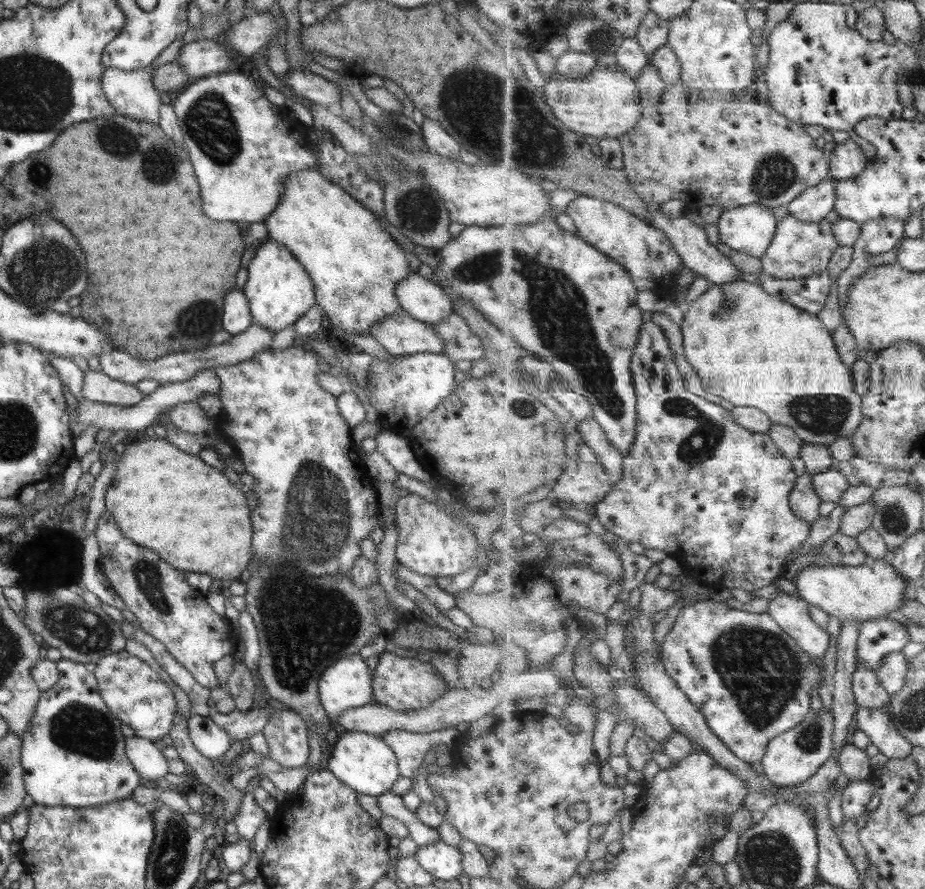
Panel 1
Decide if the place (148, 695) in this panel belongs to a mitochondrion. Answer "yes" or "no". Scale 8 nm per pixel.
no

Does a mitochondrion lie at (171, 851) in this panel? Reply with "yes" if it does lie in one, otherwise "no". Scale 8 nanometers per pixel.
yes

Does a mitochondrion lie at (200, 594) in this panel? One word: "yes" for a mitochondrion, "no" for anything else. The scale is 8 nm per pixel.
no

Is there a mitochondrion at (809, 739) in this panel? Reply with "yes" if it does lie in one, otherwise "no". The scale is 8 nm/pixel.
yes

